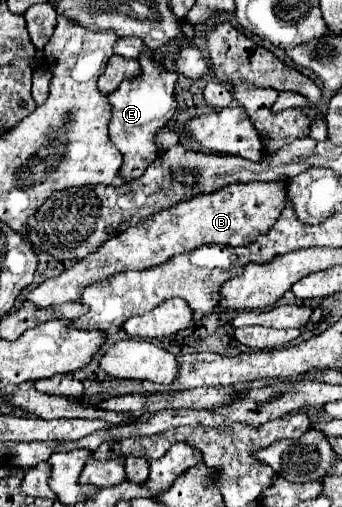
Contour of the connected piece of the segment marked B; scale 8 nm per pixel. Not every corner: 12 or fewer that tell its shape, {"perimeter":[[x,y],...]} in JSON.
{"perimeter":[[287,182],[229,184],[157,212],[27,294],[39,308],[203,244],[267,234]]}

